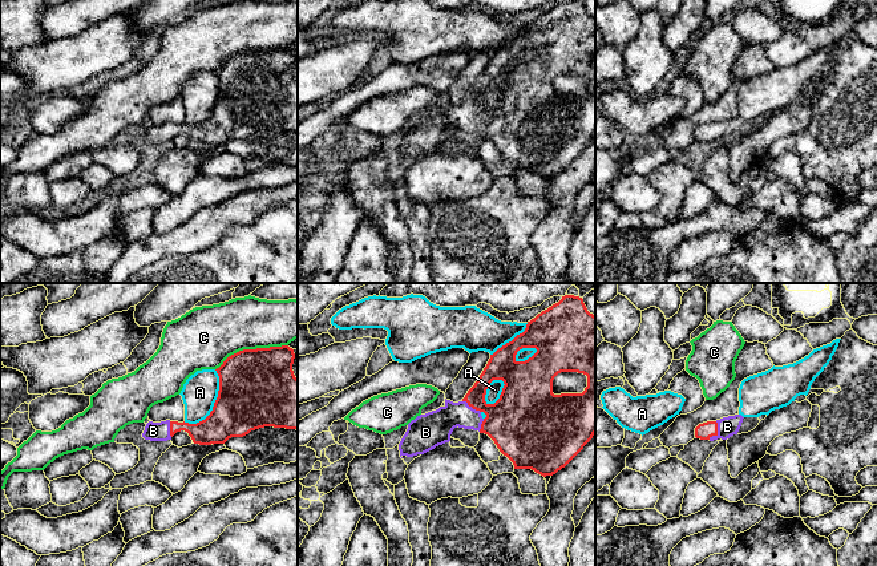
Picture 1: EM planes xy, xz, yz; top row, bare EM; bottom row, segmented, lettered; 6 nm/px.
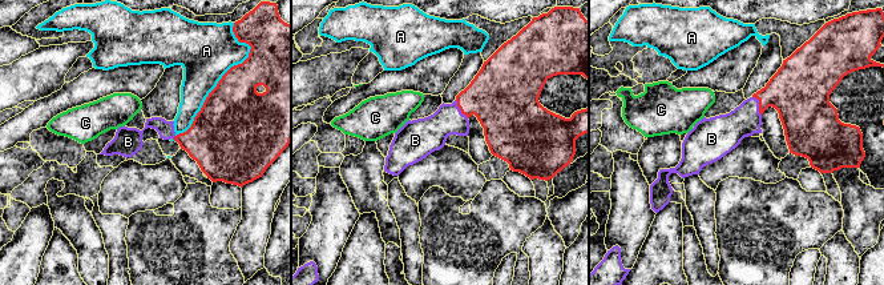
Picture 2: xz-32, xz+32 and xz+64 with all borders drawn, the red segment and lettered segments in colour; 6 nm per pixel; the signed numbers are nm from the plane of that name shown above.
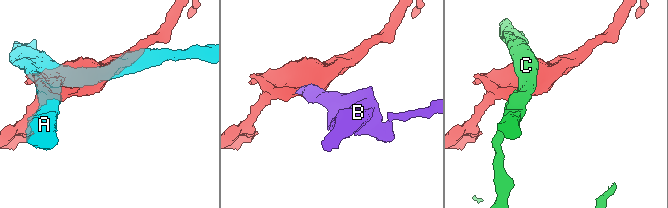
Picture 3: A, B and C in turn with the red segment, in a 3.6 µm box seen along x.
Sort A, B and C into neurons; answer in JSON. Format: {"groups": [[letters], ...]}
{"groups": [["A"], ["B"], ["C"]]}

